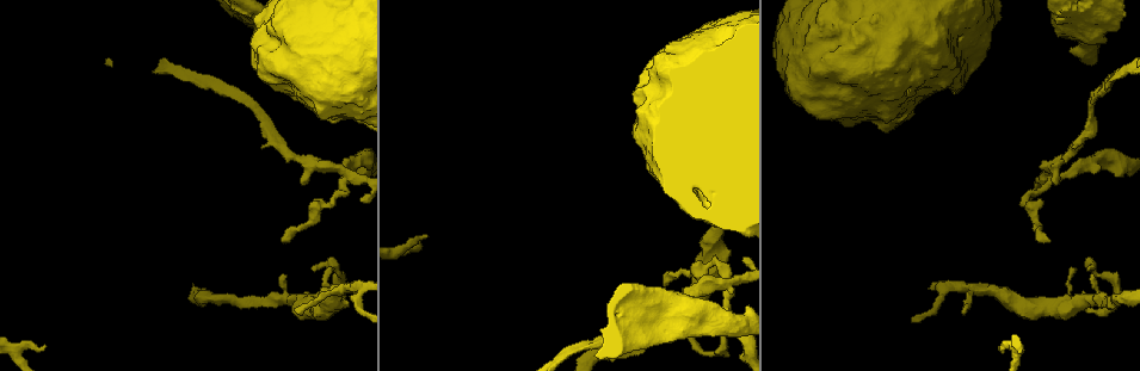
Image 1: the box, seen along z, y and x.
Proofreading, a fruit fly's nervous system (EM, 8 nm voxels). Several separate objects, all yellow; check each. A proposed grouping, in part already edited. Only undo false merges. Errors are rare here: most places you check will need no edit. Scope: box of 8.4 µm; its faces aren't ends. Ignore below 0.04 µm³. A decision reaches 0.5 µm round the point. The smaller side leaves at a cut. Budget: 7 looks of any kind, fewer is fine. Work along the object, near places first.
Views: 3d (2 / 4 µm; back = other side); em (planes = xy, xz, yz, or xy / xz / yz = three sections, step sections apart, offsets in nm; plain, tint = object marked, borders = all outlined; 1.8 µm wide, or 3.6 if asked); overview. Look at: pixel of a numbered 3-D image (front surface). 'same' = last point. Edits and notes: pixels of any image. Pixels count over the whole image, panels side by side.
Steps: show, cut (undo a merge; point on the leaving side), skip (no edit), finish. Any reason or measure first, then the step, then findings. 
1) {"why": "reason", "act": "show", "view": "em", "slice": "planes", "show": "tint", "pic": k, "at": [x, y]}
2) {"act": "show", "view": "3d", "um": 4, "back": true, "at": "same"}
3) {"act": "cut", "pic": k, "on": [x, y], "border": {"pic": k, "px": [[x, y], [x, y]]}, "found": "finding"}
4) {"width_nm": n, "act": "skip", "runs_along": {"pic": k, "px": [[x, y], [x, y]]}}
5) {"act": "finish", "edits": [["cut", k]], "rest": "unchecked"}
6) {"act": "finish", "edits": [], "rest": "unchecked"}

{"why": "abrupt turn", "act": "show", "view": "em", "slice": "yz", "step": 8, "show": "tint", "pic": 1, "at": [300, 302]}

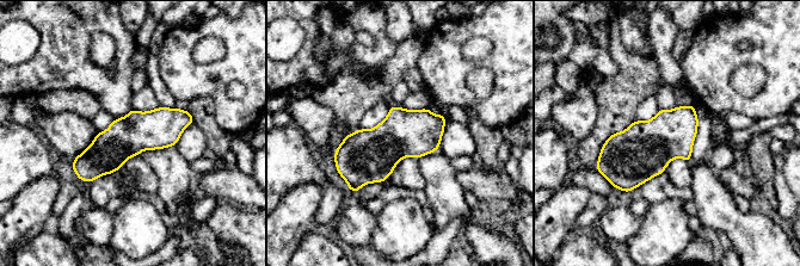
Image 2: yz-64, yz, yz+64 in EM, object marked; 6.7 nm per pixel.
{"why": "cut it another way", "act": "show", "view": "em", "slice": "planes", "show": "tint", "at": "same"}

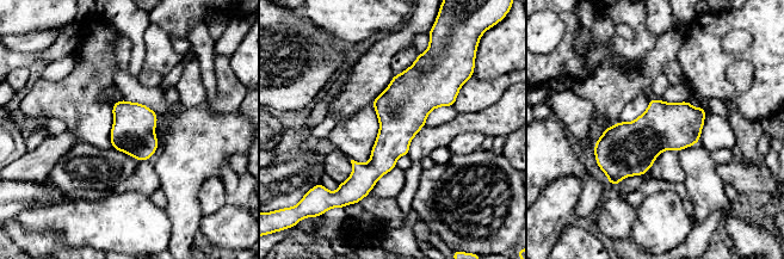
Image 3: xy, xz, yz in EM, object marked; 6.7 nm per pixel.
{"act": "skip", "runs_along": {"pic": 3, "px": [[430, 66], [383, 159], [356, 187]]}, "found": "continuous, no second neuron"}

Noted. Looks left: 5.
{"why": "four-way junction", "act": "show", "view": "3d", "um": 2, "back": true, "pic": 1, "at": [726, 287]}

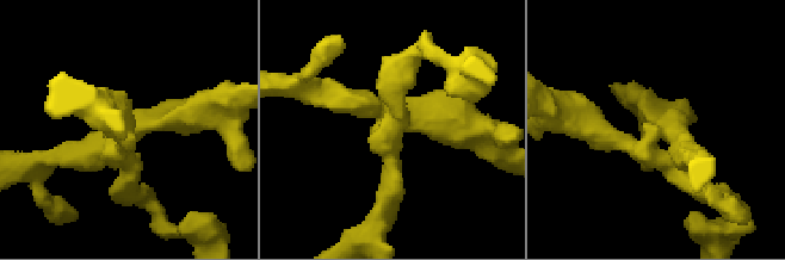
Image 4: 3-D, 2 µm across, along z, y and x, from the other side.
{"why": "need the tissue", "act": "show", "view": "em", "slice": "planes", "show": "tint", "pic": 4, "at": [117, 144]}

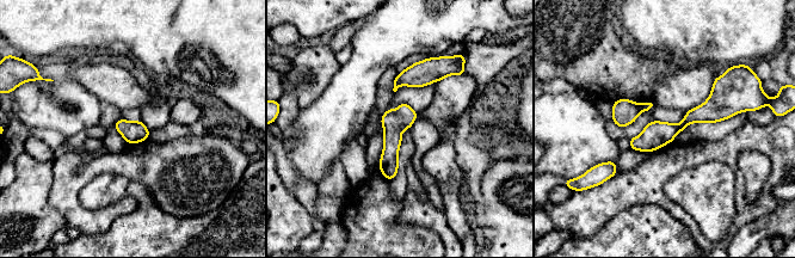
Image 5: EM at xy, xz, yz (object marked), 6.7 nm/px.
{"act": "cut", "pic": 5, "on": [648, 105], "part_leaving": {"pic": 5, "px": [[737, 106], [691, 116], [633, 146]]}, "found": "two neurons meet here"}

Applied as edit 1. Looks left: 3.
{"why": "three-way junction", "act": "show", "view": "3d", "um": 4, "pic": 1, "at": [691, 312]}

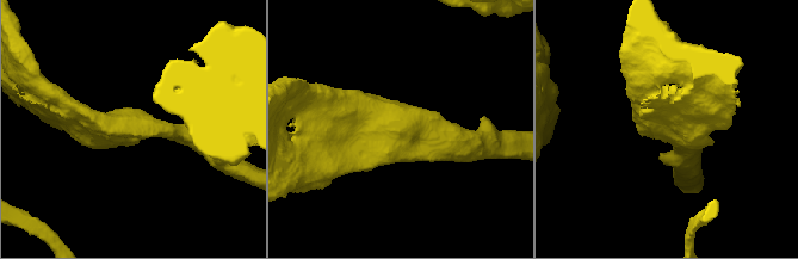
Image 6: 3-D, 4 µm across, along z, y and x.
{"why": "need the tissue", "act": "show", "view": "em", "slice": "xz", "step": 4, "show": "tint", "pic": 6, "at": [399, 126]}

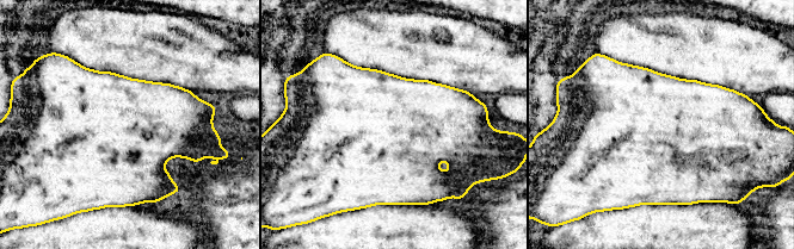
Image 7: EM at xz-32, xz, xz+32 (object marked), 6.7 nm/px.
{"act": "show", "view": "em", "slice": "planes", "show": "tint", "at": "same"}

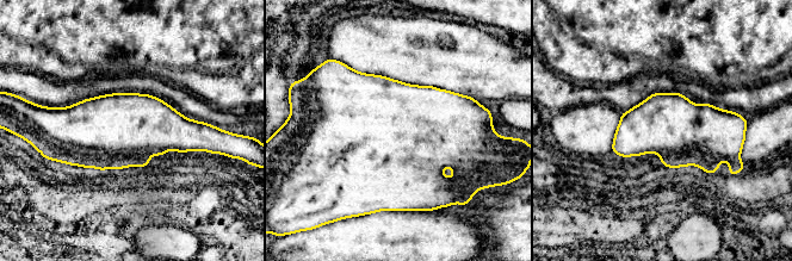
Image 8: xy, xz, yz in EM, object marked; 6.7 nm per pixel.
{"width_nm": 440, "act": "skip", "found": "continuous, no second neuron"}

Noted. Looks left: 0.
{"act": "finish", "edits": [["cut", 5]], "rest": "unchecked"}

